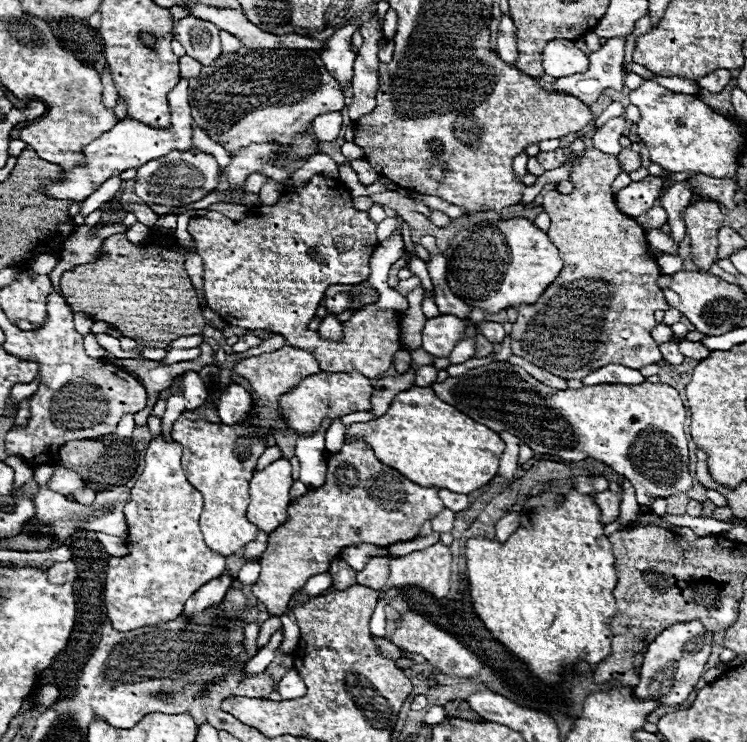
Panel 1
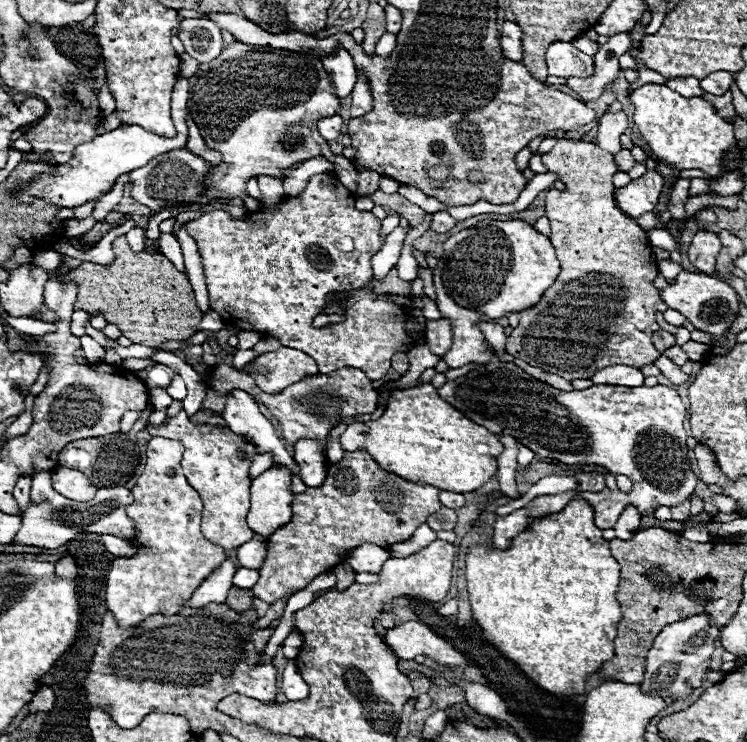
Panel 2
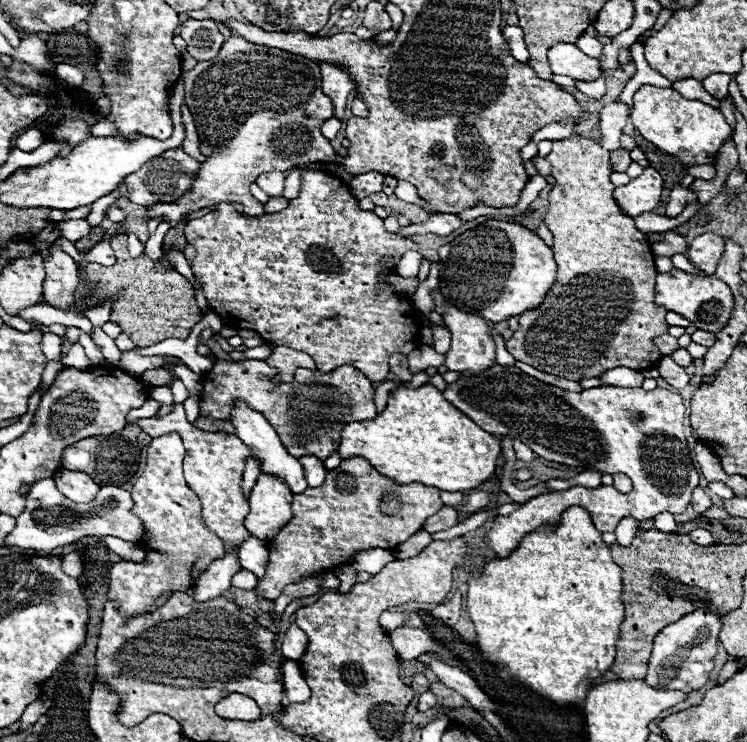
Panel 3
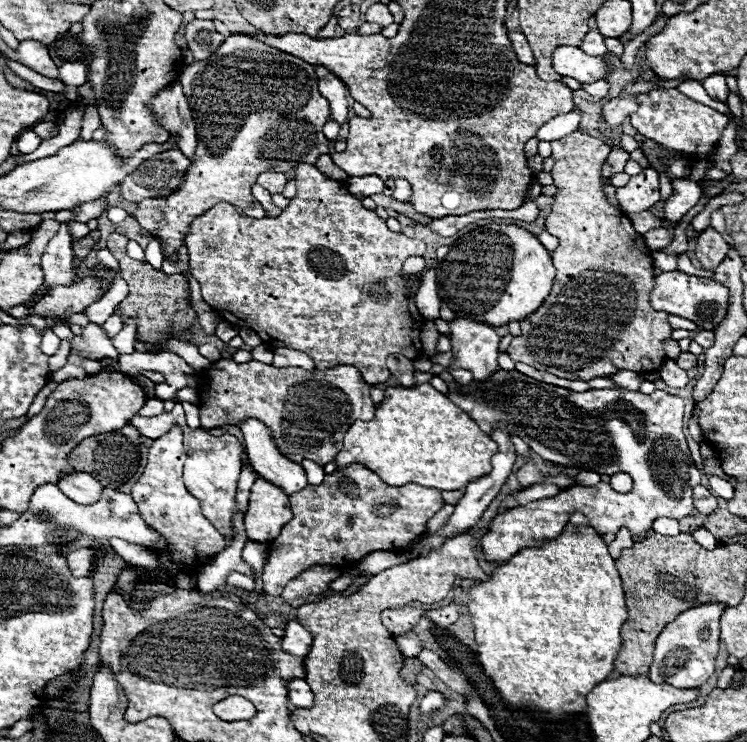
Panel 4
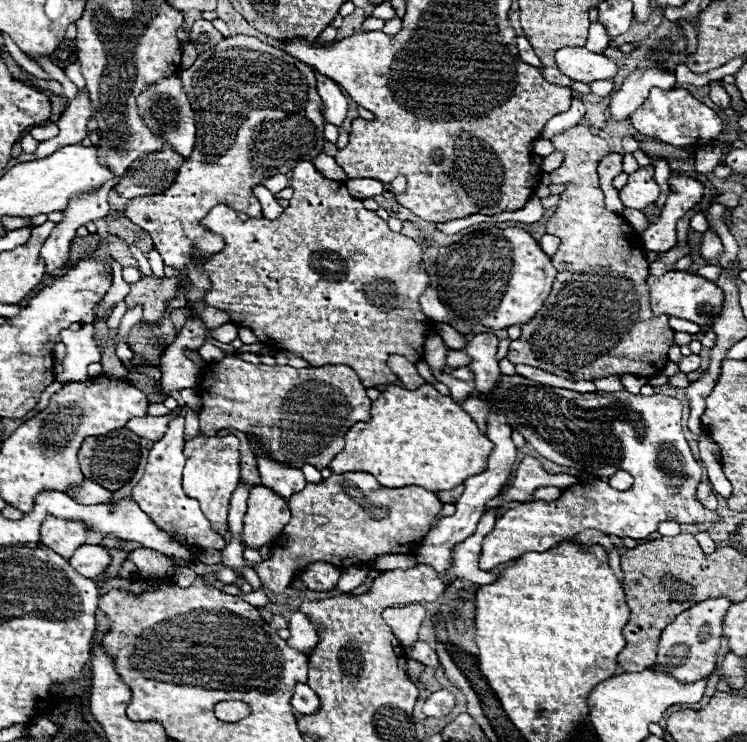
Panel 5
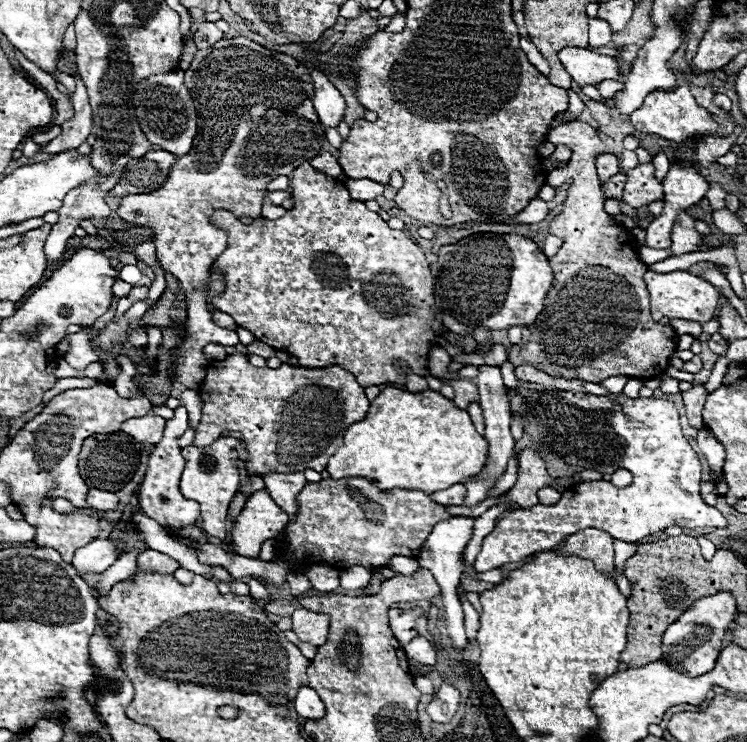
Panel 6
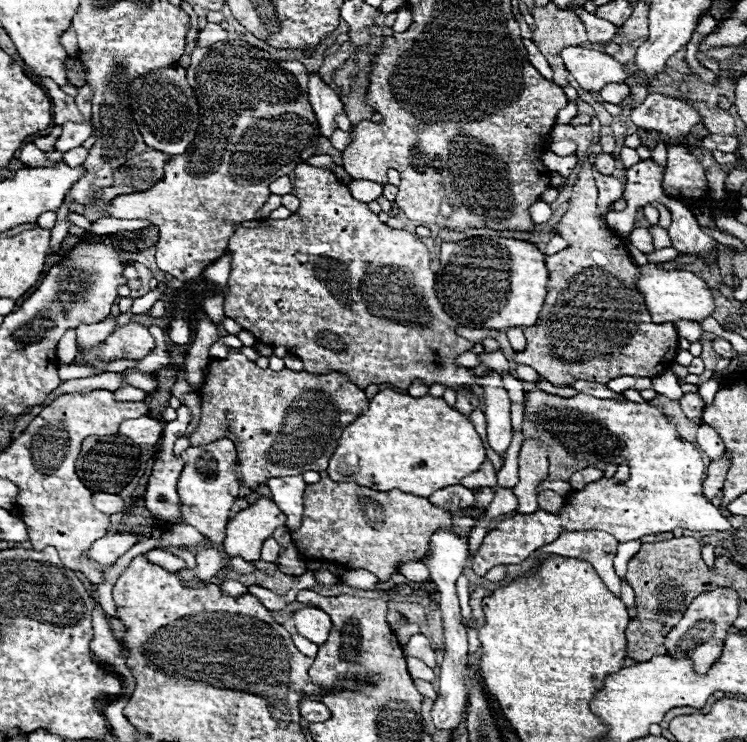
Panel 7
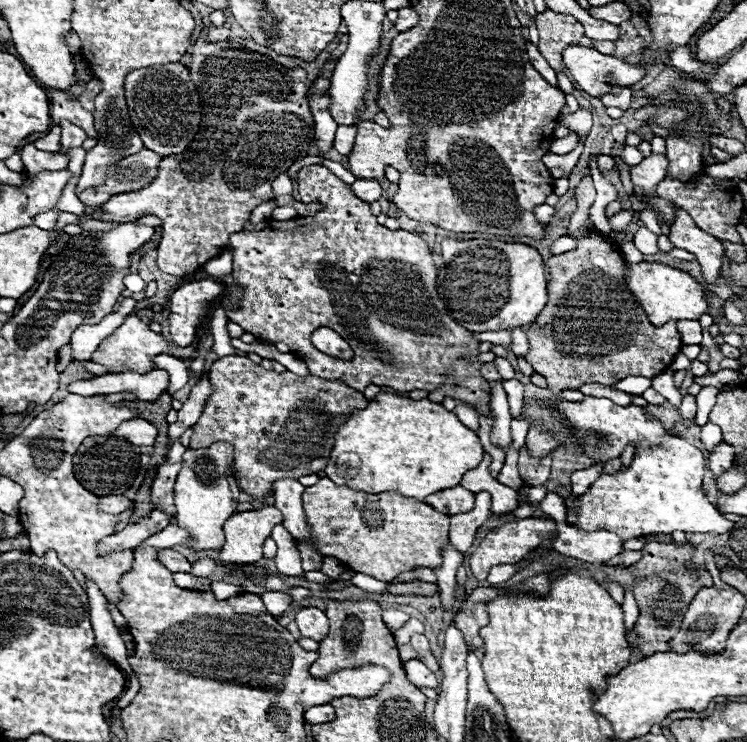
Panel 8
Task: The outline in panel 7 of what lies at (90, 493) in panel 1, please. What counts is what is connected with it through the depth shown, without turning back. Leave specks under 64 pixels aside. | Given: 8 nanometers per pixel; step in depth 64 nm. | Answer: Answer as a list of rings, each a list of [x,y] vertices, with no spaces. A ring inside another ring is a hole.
[[[94,492],[92,494],[94,506],[104,514],[116,514],[124,510],[124,500],[118,494],[106,494],[106,492]]]

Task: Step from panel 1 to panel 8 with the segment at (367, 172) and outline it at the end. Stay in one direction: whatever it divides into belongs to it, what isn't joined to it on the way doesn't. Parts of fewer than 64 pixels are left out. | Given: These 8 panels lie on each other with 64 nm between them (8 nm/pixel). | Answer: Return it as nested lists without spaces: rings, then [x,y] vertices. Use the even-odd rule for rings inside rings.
[[[356,180],[352,184],[352,192],[364,202],[374,202],[382,196],[382,186],[378,180]]]

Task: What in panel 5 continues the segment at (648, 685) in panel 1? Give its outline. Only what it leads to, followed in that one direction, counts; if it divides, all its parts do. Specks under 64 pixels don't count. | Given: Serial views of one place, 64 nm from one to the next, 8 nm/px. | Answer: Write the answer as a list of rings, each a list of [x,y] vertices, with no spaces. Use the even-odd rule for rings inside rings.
[[[710,598],[678,614],[678,618],[670,622],[660,636],[654,670],[670,674],[672,678],[678,678],[678,682],[698,682],[710,676],[716,668],[716,656],[720,650],[722,620],[730,606],[728,598]]]

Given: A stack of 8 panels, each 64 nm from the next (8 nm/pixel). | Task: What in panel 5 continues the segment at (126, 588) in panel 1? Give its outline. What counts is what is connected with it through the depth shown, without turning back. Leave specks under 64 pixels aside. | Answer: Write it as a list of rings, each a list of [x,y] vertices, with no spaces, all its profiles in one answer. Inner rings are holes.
[[[184,410],[176,420],[168,424],[168,432],[152,446],[146,472],[140,478],[140,482],[132,488],[132,500],[138,502],[138,506],[148,514],[148,518],[154,524],[158,524],[160,530],[168,532],[194,556],[198,556],[198,550],[222,550],[222,546],[226,546],[226,540],[218,532],[210,530],[210,522],[202,514],[198,500],[188,498],[182,490],[182,468],[186,462],[182,446],[184,446]]]

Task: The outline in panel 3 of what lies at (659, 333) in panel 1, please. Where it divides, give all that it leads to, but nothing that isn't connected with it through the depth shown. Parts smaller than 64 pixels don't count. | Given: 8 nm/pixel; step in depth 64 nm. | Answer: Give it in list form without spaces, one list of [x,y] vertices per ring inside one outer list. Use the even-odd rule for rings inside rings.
[[[660,334],[660,336],[654,340],[654,344],[658,344],[658,350],[660,350],[664,356],[666,356],[666,354],[672,354],[672,352],[678,348],[676,338],[670,336],[670,334]]]

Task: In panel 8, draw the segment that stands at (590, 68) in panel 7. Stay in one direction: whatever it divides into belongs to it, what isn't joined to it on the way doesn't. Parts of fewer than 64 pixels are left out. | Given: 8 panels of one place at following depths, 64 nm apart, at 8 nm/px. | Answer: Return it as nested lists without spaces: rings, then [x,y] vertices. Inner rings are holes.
[[[568,46],[564,50],[564,64],[580,88],[596,98],[608,94],[612,86],[632,86],[640,80],[638,66],[600,54],[594,48]]]

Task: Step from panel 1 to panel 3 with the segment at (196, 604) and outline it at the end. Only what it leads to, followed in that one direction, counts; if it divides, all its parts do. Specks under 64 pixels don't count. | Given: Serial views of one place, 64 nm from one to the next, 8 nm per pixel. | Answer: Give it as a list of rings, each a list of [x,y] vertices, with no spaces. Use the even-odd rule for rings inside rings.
[[[228,552],[224,558],[214,560],[210,568],[198,578],[194,586],[194,600],[196,602],[208,602],[214,598],[222,598],[230,588],[230,578],[240,572],[242,566],[238,562],[238,554]]]

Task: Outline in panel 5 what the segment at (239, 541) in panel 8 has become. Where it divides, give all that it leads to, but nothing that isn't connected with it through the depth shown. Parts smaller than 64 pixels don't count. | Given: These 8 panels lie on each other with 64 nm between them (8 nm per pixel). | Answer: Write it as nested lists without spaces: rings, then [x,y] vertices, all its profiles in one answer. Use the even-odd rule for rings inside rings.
[[[252,486],[250,488],[250,498],[248,498],[248,512],[244,516],[244,534],[242,540],[248,548],[260,548],[268,542],[274,542],[278,538],[278,534],[282,532],[282,526],[290,522],[290,510],[288,510],[288,502],[284,498],[280,498],[278,494],[274,494],[272,490],[268,490],[266,486]]]

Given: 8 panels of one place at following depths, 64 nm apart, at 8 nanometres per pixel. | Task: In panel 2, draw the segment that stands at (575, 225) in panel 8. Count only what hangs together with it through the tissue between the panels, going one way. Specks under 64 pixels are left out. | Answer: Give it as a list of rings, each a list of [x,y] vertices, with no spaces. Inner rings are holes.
[[[558,140],[548,154],[542,154],[542,162],[550,172],[560,174],[560,180],[566,184],[564,192],[550,190],[546,194],[546,216],[552,226],[550,240],[562,262],[562,272],[536,306],[520,310],[520,324],[506,342],[508,354],[566,380],[590,378],[594,372],[612,364],[634,368],[654,364],[660,358],[660,352],[652,344],[652,334],[660,328],[656,324],[656,314],[664,312],[668,306],[662,302],[660,290],[654,286],[658,264],[656,258],[652,258],[646,232],[634,218],[622,214],[614,202],[612,176],[618,172],[614,156],[592,142]]]

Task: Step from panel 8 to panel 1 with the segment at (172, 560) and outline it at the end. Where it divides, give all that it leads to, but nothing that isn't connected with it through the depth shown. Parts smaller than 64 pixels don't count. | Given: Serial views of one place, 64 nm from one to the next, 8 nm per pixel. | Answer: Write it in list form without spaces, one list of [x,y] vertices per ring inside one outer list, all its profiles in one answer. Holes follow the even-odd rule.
[[[100,534],[98,536],[98,542],[104,546],[104,550],[110,556],[126,556],[126,552],[128,552],[128,546],[126,546],[126,540],[124,538],[110,536],[110,534]]]

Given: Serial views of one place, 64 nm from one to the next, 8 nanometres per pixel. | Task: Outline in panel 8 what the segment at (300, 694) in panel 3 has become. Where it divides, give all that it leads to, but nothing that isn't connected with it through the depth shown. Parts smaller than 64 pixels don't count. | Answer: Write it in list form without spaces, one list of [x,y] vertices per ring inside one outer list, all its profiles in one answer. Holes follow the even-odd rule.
[[[322,704],[322,706],[312,706],[304,712],[304,720],[310,724],[324,724],[324,722],[332,722],[334,720],[334,708],[330,704]]]

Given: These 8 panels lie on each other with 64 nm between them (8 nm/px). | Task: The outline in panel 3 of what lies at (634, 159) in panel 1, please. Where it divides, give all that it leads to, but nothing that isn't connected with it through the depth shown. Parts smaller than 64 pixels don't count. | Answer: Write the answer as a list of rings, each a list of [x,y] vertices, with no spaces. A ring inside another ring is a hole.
[[[614,150],[614,152],[610,154],[610,160],[612,160],[612,168],[614,168],[616,172],[622,172],[622,170],[626,170],[626,168],[632,164],[628,150]]]

